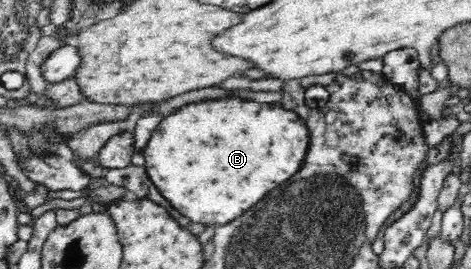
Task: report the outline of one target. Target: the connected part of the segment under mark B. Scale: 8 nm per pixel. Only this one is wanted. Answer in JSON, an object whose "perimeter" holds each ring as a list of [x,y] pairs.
{"perimeter":[[[243,98],[181,106],[152,132],[143,149],[145,168],[161,195],[201,224],[227,224],[299,172],[311,134],[297,112]]]}

